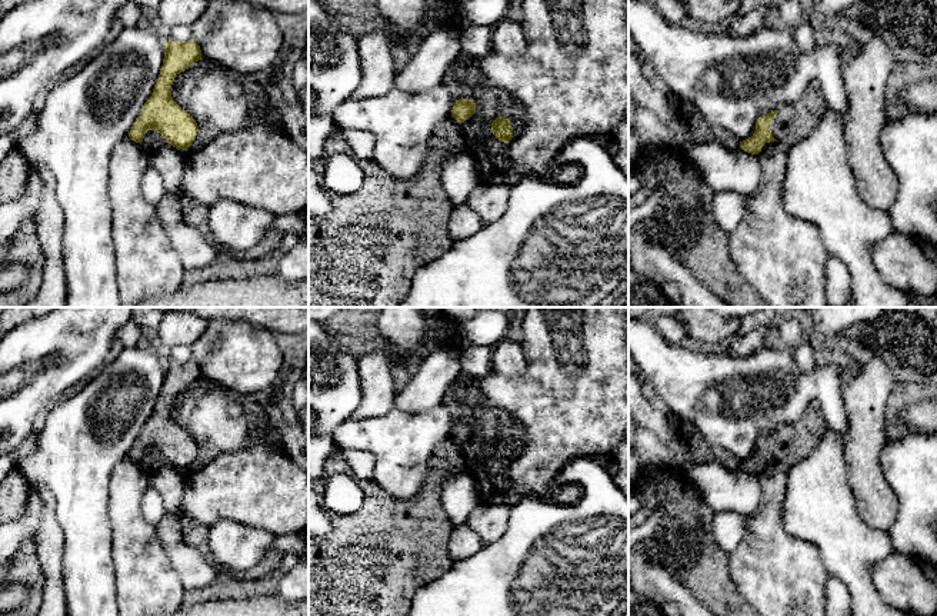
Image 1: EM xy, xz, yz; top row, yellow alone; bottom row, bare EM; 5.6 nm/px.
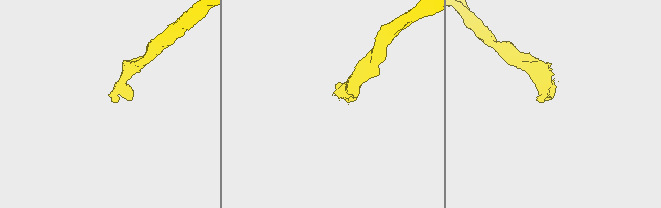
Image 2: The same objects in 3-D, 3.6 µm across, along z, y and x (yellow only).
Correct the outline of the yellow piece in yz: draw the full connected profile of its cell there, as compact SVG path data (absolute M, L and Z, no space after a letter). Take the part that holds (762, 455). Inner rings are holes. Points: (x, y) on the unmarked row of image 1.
M814 402L797 423L758 437L753 456L740 462L740 469L758 475L763 466L770 462L794 466L817 447L827 430L821 407Z

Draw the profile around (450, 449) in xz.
M454 437L441 442L434 449L434 456L443 457L457 466L467 466L468 463L468 460L463 454L461 444Z

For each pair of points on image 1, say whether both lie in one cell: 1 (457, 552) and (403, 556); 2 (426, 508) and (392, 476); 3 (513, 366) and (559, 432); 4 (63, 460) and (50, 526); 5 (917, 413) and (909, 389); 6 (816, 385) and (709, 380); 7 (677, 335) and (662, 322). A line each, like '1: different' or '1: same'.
1: different
2: different
3: different
4: different
5: different
6: same
7: same

